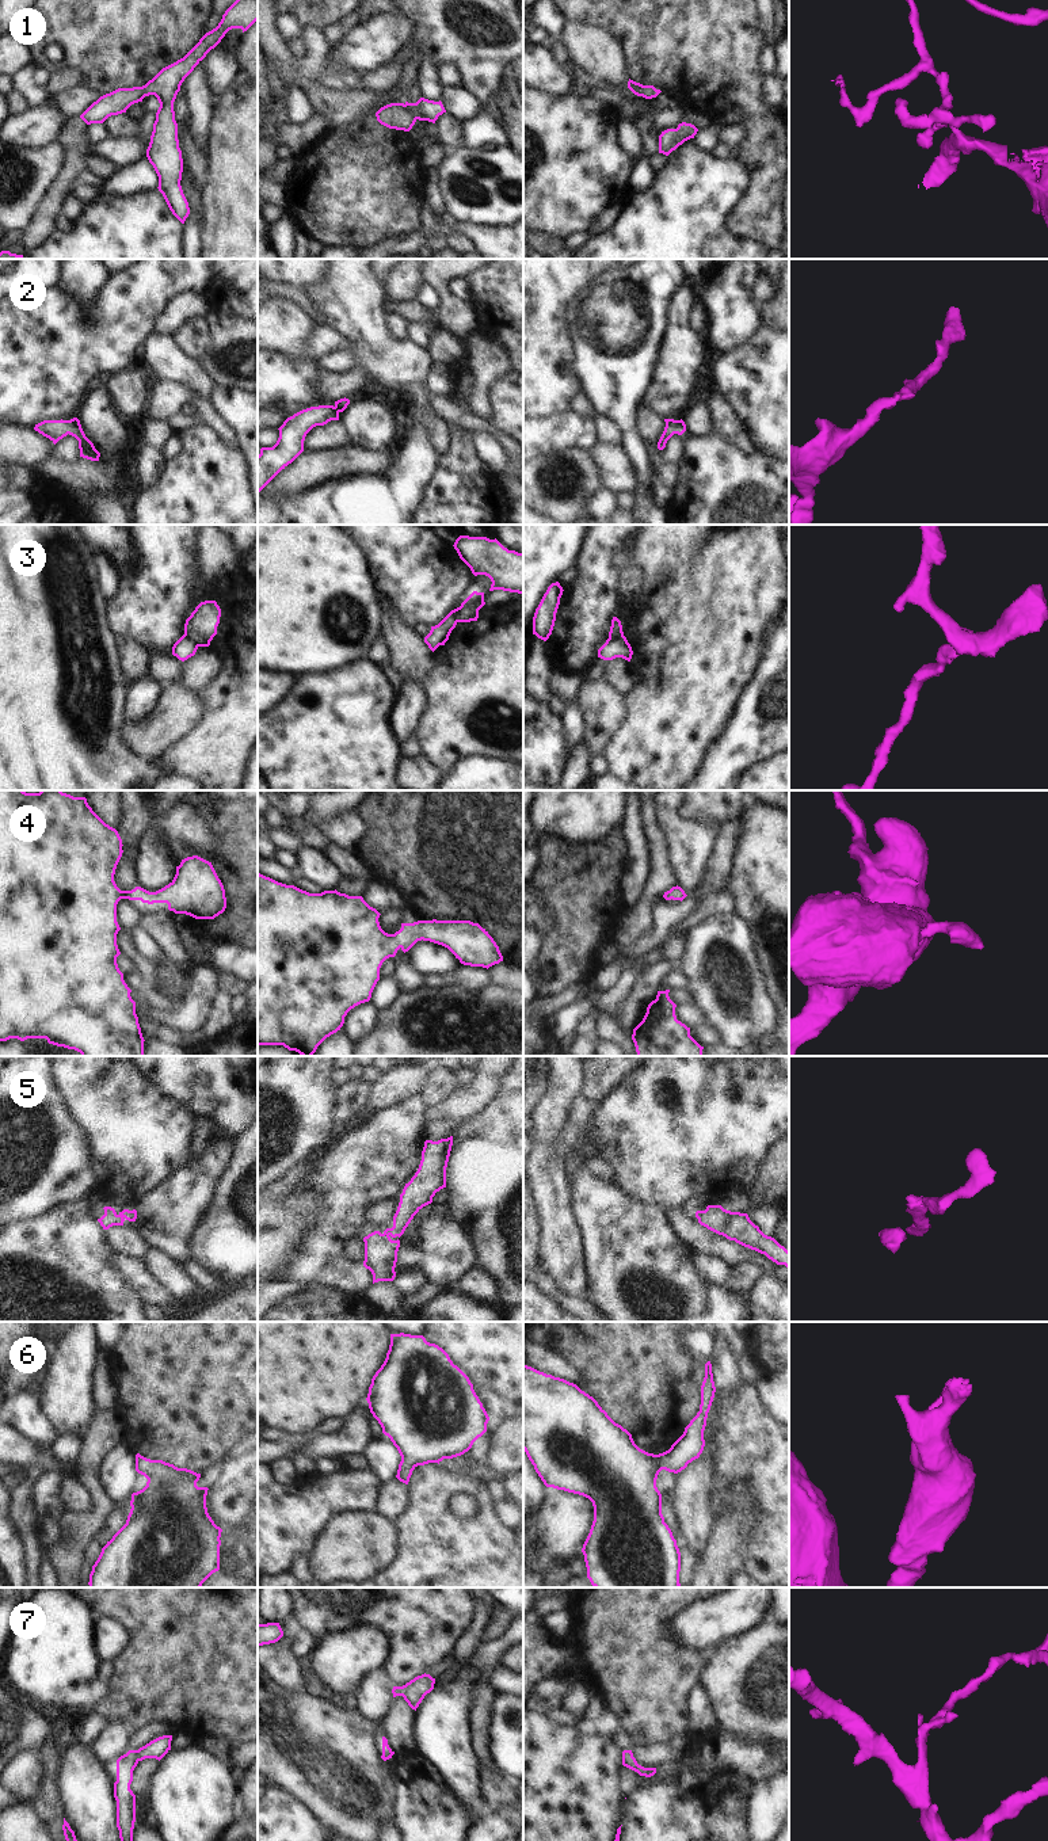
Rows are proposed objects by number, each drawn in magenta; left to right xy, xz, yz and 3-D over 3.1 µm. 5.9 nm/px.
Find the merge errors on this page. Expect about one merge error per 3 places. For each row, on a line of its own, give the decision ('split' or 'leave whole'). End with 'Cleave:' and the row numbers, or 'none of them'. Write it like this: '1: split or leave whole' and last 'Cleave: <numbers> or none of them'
1: leave whole
2: leave whole
3: split
4: leave whole
5: leave whole
6: leave whole
7: leave whole
Cleave: 3

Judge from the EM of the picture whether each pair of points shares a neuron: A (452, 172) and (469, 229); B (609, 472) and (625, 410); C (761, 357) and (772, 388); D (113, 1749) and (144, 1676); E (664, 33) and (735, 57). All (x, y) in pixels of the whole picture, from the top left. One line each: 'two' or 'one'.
A: two
B: two
C: one
D: two
E: one

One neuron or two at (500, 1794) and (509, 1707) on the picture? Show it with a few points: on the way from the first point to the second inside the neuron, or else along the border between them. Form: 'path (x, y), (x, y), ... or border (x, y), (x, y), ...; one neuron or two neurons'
border (488, 1742), (490, 1757), (506, 1773); two neurons

